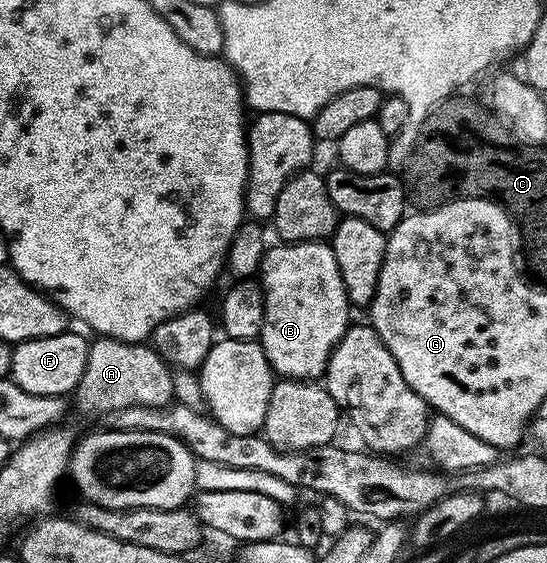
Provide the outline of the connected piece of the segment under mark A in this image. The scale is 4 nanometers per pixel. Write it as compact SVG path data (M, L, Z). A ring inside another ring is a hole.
M98 336L96 338L97 342L94 340L89 347L89 354L87 355L87 367L83 371L83 379L77 384L75 390L75 398L86 409L87 412L93 413L96 409L101 409L100 411L112 411L115 409L122 409L123 407L135 407L136 405L152 405L154 407L164 407L173 401L173 374L174 370L170 366L166 365L165 360L163 360L160 355L157 354L156 349L150 347L145 343L134 343L131 341L116 341L110 337Z

